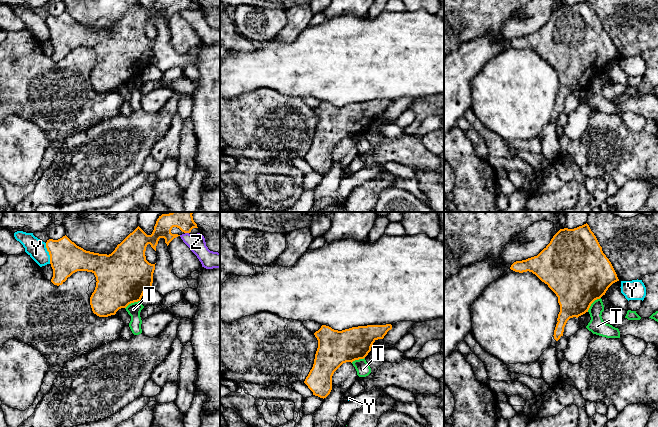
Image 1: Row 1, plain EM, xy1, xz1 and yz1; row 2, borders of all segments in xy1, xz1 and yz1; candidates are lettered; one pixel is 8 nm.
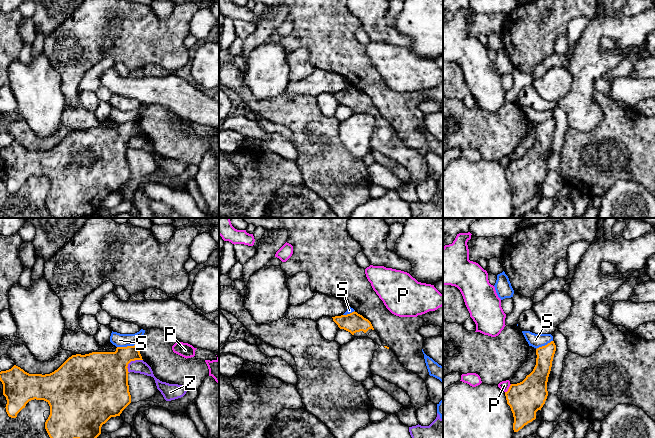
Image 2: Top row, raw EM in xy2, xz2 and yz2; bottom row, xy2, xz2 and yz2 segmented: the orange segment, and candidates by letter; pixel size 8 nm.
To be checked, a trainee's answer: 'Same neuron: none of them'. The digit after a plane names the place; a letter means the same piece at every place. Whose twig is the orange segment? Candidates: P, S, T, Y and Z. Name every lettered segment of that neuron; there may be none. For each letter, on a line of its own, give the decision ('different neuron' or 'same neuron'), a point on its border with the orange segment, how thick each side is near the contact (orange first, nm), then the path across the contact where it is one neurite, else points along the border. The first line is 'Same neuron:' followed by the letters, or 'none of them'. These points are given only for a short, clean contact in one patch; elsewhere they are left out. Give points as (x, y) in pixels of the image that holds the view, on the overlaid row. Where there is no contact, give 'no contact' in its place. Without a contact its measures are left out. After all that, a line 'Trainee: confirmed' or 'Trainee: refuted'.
Same neuron: none of them
P: different neuron | yz2 (509, 388) | 280/80 nm | along yz2 (511, 384), (505, 392)
S: different neuron | xy2 (127, 346) | 300/110 nm | along xy2 (136, 344), (117, 347)
T: different neuron | yz1 (592, 302) | 480/130 nm | along yz1 (600, 297), (591, 304), (587, 311)
Y: different neuron | xy1 (49, 253) | 260/160 nm
Z: different neuron | xy2 (131, 360) | 380/110 nm | along xy2 (142, 359), (131, 361), (128, 364), (127, 371)
Trainee: confirmed

